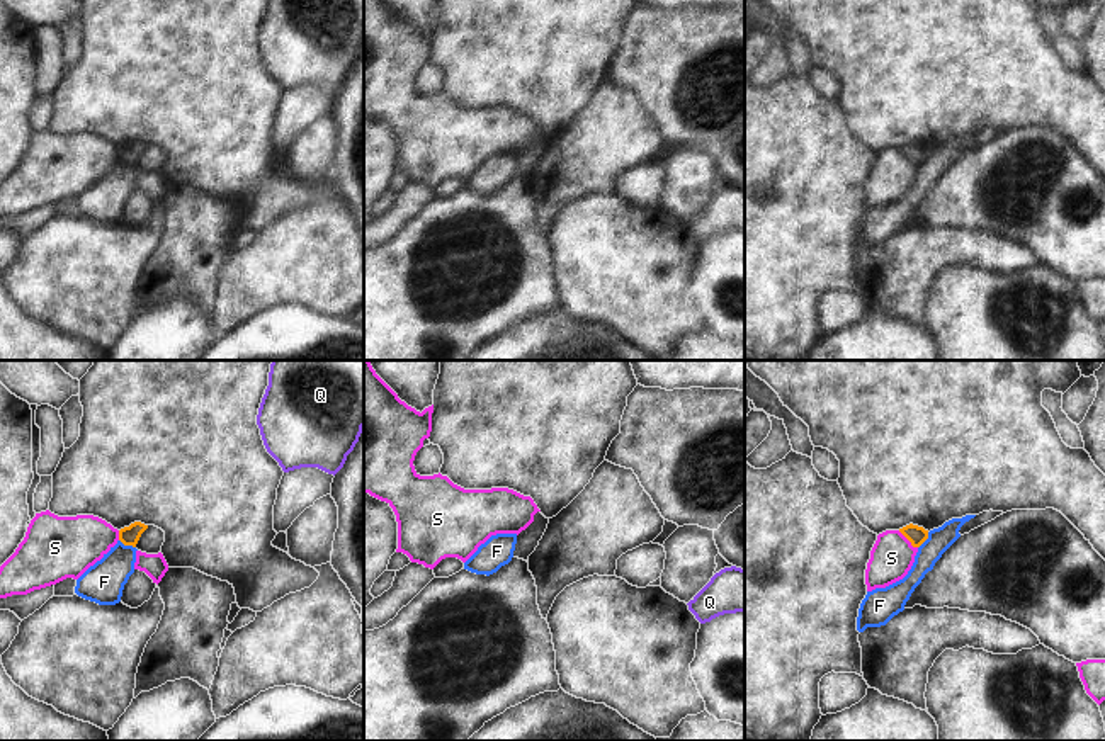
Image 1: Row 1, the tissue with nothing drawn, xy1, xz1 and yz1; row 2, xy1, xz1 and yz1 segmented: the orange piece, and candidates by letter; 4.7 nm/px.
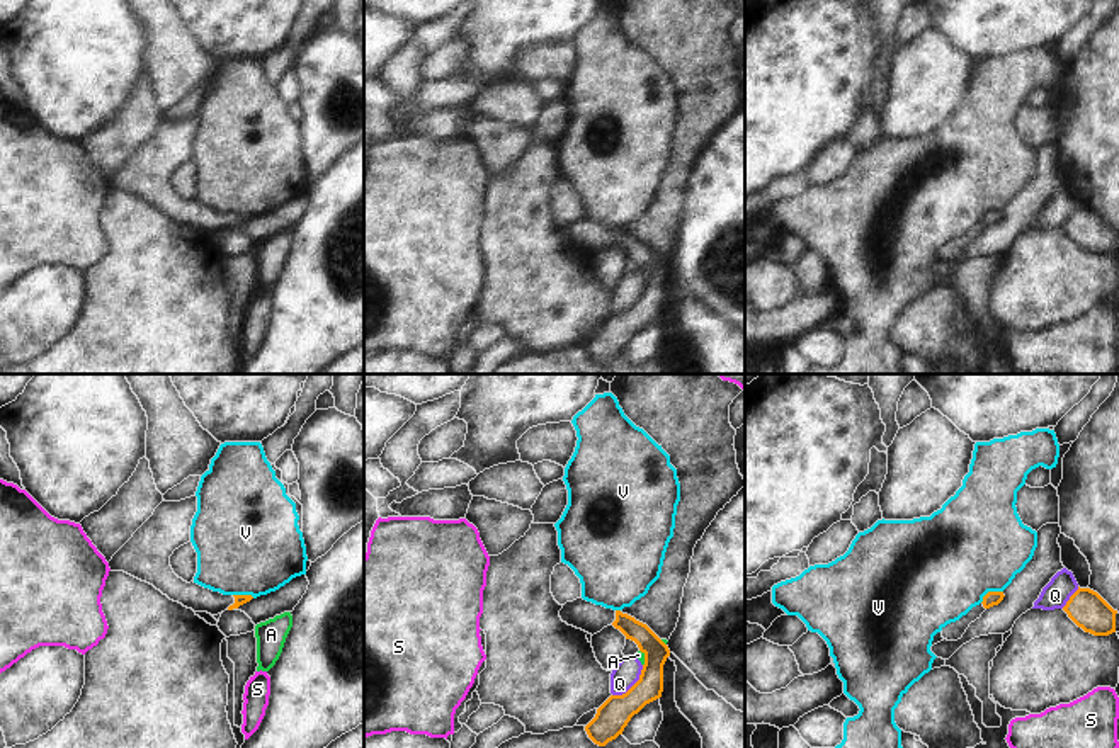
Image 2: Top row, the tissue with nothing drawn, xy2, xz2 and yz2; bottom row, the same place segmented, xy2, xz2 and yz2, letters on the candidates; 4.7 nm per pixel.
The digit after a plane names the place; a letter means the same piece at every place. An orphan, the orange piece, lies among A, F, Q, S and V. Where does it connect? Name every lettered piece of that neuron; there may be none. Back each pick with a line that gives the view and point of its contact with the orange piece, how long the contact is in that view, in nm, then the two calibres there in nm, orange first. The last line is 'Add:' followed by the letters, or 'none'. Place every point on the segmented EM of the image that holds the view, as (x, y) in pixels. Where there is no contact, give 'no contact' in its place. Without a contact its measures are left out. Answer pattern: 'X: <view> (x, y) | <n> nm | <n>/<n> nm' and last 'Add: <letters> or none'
Add: none

